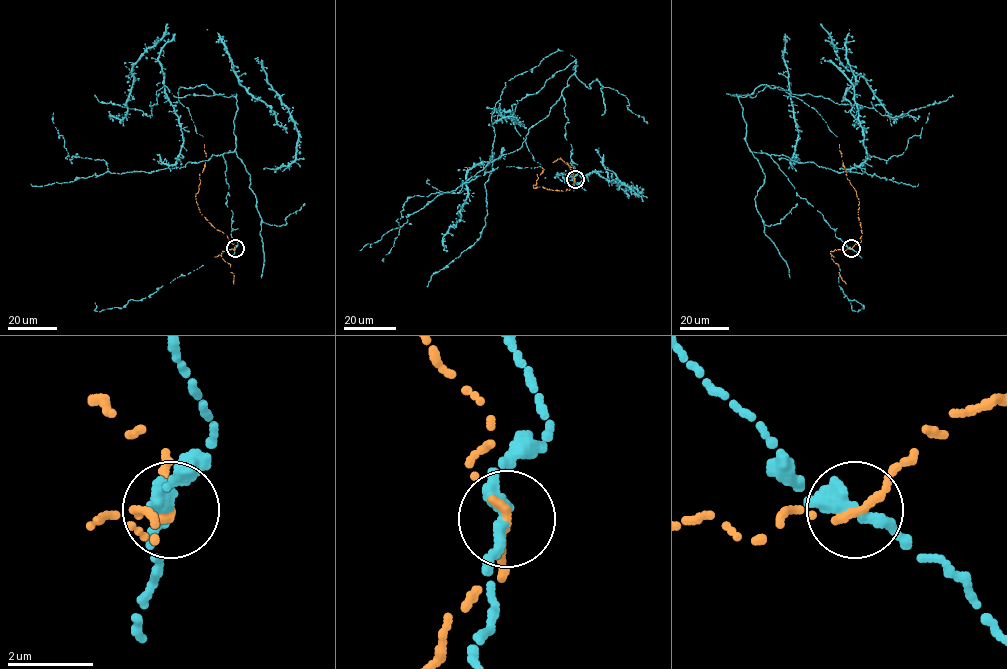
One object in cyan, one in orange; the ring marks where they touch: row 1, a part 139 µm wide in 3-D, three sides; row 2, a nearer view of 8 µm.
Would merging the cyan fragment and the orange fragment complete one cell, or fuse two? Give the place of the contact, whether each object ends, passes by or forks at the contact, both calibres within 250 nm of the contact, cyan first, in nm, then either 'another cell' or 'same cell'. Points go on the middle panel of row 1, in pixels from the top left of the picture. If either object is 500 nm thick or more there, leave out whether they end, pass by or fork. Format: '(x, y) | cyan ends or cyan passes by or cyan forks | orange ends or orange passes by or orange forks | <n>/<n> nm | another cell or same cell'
(575, 179) | cyan passes by | orange ends | 340/240 nm | same cell

